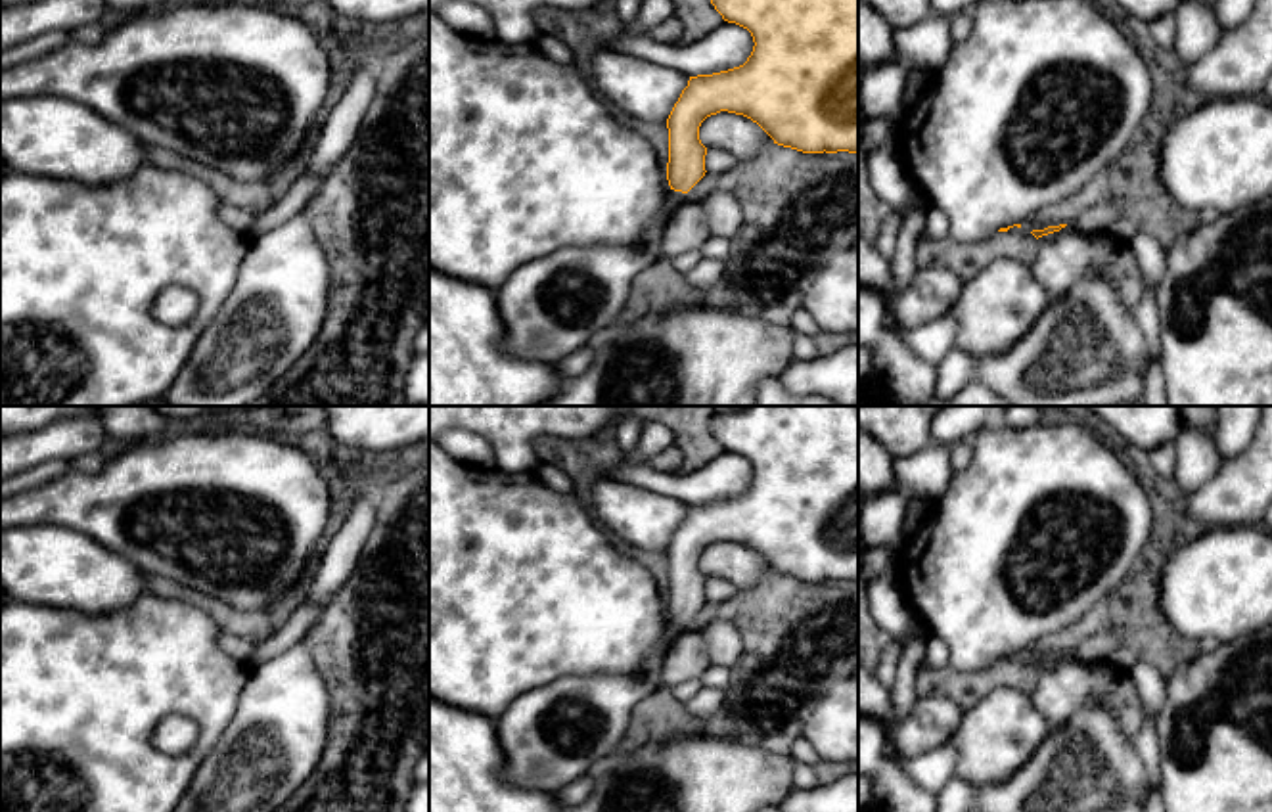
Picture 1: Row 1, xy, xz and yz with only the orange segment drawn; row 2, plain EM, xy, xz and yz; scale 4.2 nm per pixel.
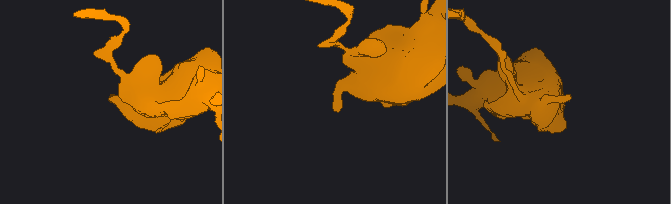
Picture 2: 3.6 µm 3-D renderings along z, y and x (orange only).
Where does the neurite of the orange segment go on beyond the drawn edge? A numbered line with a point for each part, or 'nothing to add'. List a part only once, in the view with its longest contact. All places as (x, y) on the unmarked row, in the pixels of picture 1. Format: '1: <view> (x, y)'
1: xz (550, 736)

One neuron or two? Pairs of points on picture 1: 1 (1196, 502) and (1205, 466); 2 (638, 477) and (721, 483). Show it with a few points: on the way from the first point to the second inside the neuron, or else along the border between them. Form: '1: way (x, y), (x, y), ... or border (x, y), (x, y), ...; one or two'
1: border (1223, 460), (1221, 468), (1188, 495); two
2: way (659, 481), (700, 483); one

